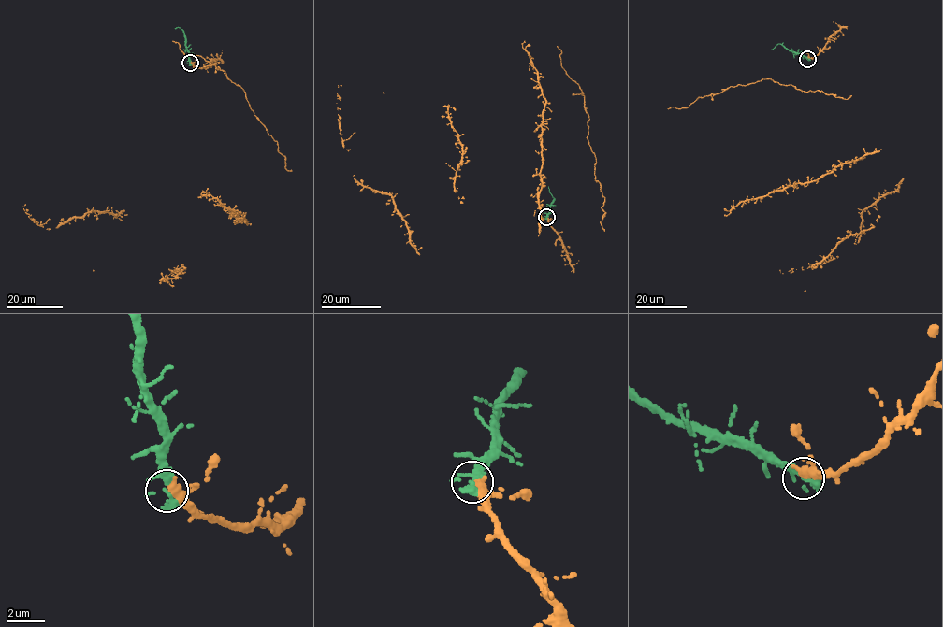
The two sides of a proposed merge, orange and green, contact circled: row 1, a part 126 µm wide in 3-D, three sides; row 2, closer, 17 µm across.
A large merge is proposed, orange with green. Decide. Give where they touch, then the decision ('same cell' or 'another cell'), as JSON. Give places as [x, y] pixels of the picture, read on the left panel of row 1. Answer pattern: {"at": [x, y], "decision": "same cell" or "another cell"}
{"at": [190, 63], "decision": "same cell"}

